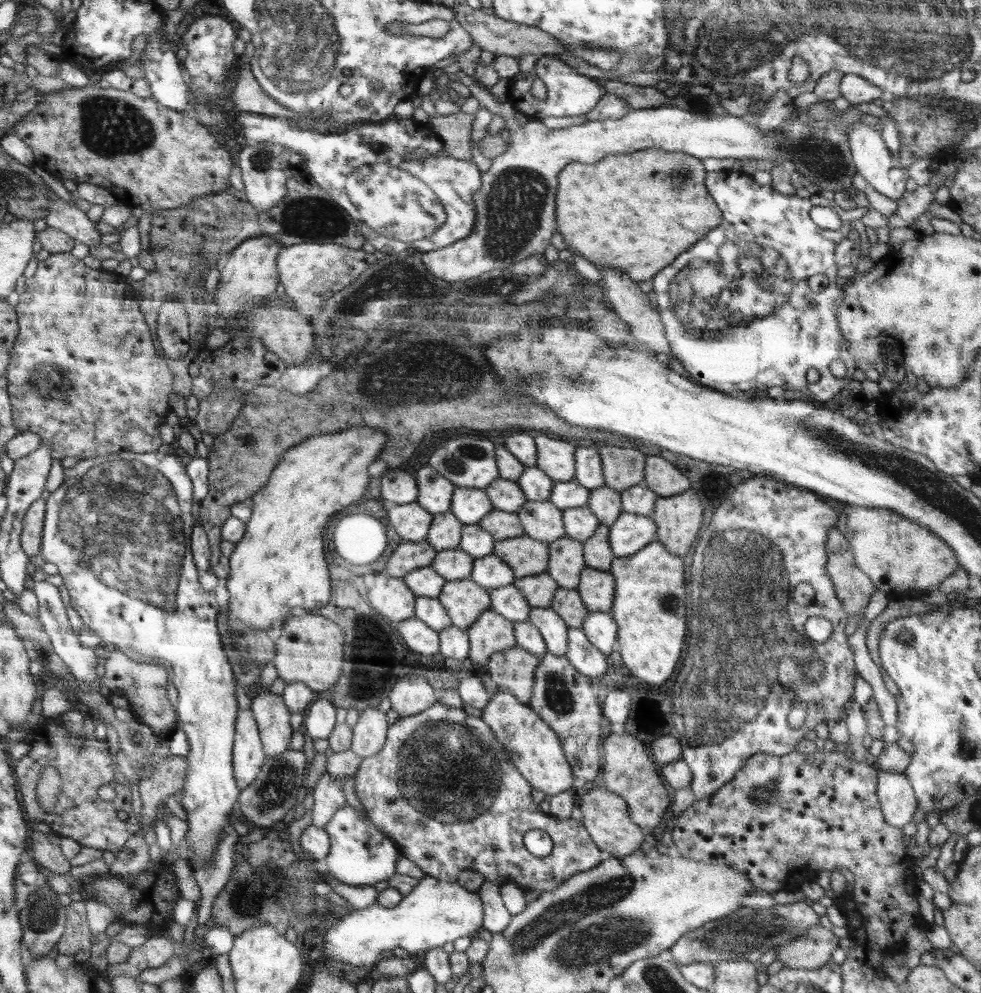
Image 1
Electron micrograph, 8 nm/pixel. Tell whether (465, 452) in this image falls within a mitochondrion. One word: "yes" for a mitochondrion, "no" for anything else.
yes

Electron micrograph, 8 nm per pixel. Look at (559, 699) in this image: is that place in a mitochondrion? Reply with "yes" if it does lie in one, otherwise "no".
yes

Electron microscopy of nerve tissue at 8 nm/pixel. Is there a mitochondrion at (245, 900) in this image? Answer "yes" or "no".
yes

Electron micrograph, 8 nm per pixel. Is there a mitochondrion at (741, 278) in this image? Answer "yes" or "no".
yes

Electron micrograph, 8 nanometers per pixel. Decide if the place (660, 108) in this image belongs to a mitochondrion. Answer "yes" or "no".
no

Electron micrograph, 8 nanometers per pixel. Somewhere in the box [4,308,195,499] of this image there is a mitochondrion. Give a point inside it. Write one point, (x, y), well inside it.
(50, 382)

